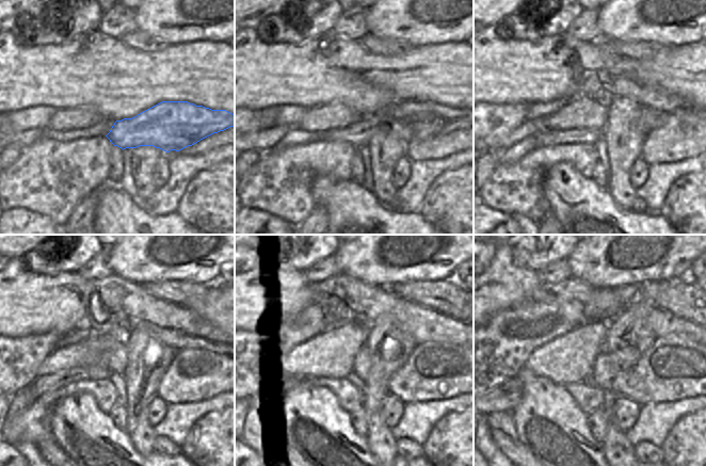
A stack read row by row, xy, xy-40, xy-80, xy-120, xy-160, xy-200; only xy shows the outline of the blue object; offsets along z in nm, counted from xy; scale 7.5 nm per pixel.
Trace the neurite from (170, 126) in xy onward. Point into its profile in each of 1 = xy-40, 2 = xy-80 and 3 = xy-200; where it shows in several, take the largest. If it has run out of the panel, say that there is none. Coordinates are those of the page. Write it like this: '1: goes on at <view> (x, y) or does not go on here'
1: goes on at xy-40 (430, 119)
2: goes on at xy-80 (543, 138)
3: goes on at xy-200 (506, 397)

